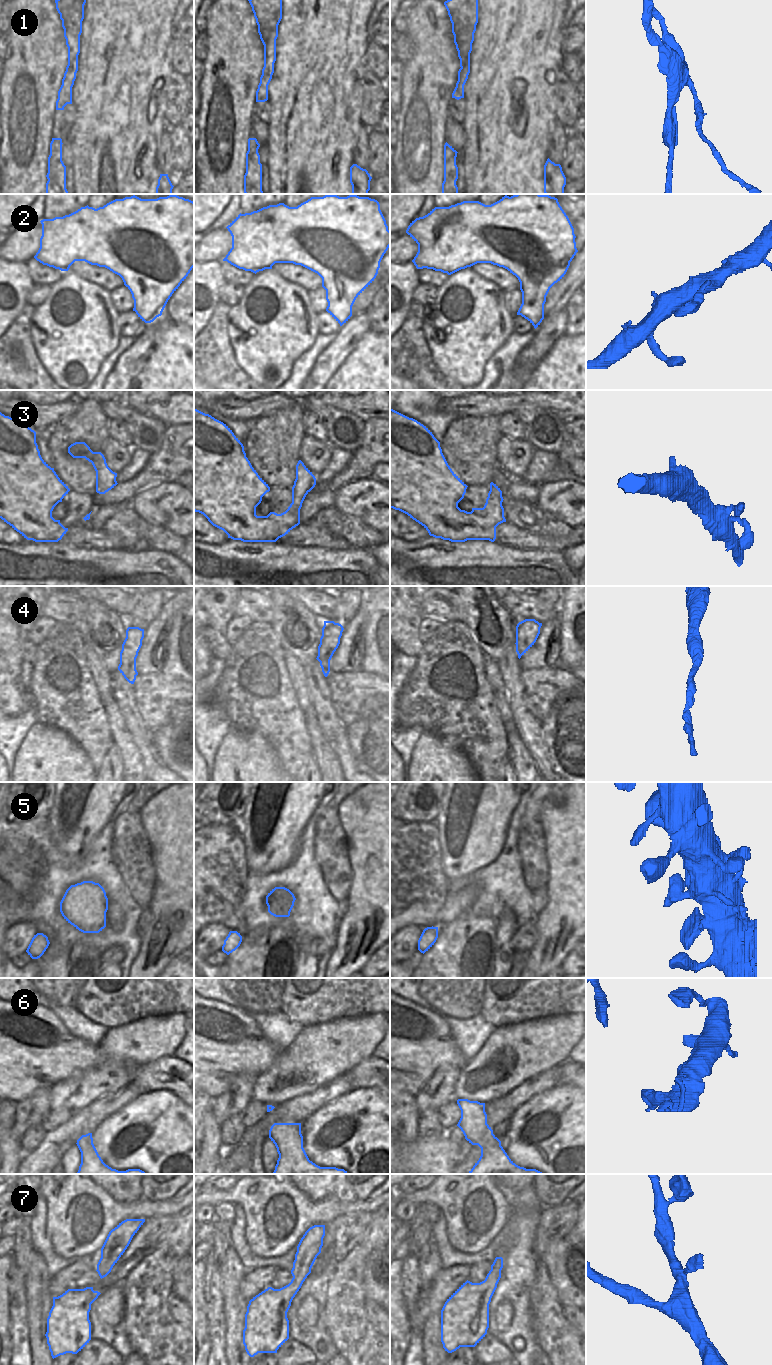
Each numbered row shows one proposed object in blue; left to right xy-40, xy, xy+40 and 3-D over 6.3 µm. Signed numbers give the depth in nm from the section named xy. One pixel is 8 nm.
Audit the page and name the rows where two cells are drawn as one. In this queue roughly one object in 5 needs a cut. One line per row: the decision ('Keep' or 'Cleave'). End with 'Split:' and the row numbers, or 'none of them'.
1: Cleave
2: Keep
3: Keep
4: Keep
5: Keep
6: Keep
7: Keep
Split: 1

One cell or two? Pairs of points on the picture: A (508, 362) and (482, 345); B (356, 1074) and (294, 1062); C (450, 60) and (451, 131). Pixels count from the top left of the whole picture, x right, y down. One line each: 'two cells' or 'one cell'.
A: two cells
B: two cells
C: two cells

